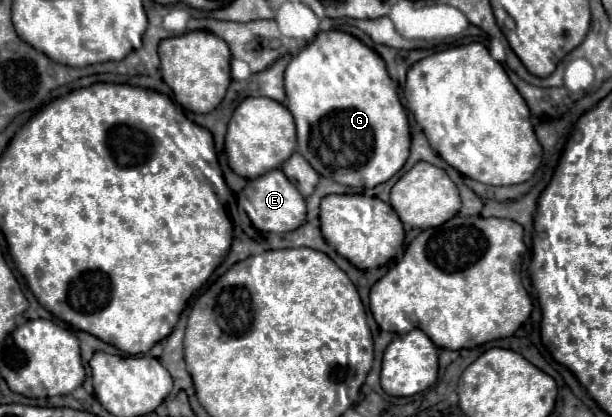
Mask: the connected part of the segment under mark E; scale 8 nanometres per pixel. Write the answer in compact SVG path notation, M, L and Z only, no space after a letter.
M274 169L248 181L248 185L240 191L238 203L248 213L252 225L262 233L286 233L298 229L306 221L306 203L304 197L294 189L282 169Z

